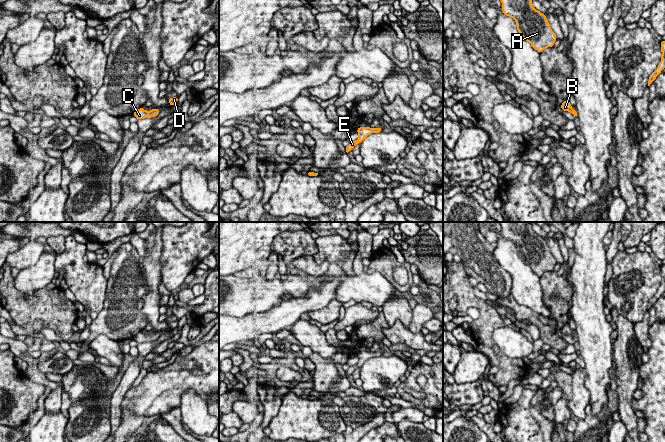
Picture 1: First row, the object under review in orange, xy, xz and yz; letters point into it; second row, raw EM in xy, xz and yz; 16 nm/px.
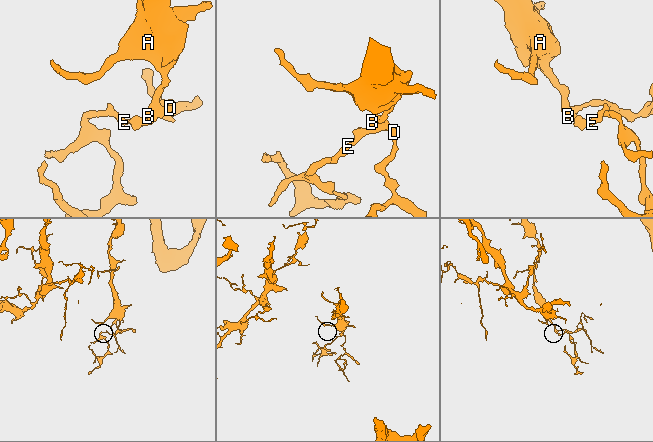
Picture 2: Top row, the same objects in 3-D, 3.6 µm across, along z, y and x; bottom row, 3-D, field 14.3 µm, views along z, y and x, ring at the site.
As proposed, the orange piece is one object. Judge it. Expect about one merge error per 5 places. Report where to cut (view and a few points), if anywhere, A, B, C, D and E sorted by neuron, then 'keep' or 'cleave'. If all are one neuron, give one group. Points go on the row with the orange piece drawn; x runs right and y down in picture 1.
no cut | A B C D E | keep

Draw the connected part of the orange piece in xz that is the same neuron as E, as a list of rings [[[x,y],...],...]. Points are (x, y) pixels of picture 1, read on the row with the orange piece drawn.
[[[359,127],[357,129],[357,133],[359,135],[358,139],[356,141],[349,143],[349,145],[345,147],[346,152],[348,153],[349,151],[352,151],[353,147],[356,146],[357,144],[360,144],[368,135],[379,132],[382,132],[382,128],[380,127],[377,128]]]

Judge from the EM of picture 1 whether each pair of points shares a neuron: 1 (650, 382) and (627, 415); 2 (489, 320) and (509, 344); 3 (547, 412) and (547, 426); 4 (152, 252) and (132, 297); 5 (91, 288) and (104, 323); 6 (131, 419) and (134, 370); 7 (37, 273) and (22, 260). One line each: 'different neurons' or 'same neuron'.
1: different neurons
2: different neurons
3: different neurons
4: different neurons
5: different neurons
6: different neurons
7: different neurons

